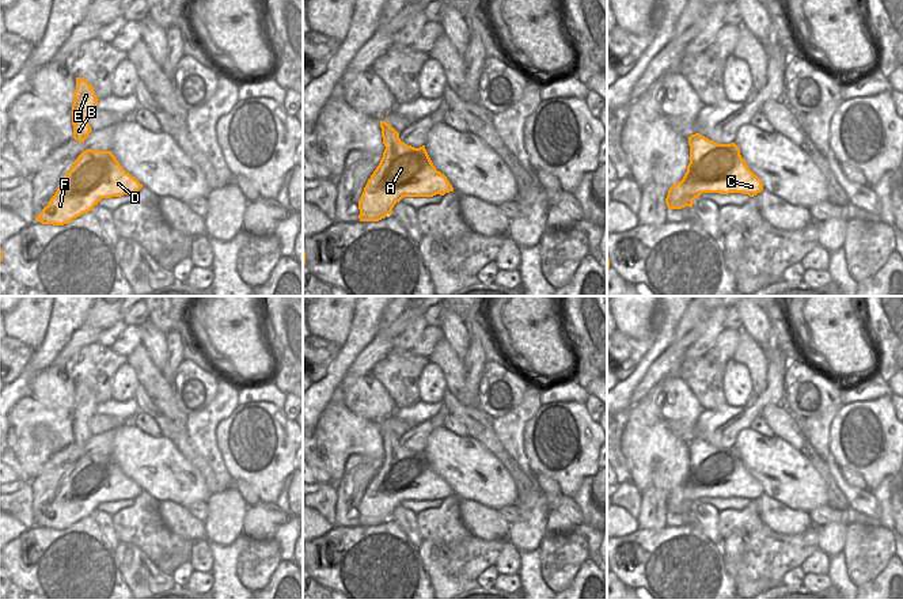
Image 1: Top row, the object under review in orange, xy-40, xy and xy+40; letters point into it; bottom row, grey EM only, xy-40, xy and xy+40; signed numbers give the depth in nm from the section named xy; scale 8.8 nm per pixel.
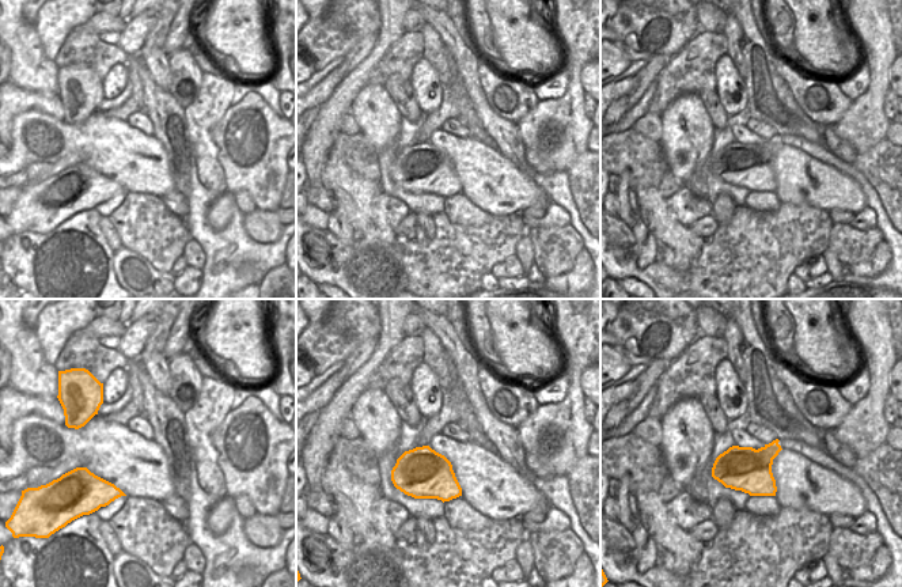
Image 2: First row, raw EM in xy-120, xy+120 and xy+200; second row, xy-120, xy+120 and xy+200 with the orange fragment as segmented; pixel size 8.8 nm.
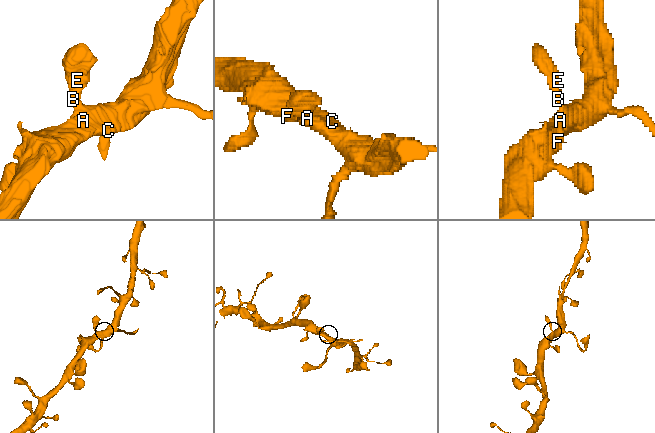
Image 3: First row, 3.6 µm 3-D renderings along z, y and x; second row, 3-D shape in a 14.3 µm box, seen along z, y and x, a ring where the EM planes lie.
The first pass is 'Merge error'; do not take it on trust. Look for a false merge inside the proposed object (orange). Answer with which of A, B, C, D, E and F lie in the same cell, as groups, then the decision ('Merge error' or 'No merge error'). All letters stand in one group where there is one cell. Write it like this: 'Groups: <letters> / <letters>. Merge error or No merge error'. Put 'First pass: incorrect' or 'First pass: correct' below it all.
Groups: A B C D E F. No merge error.
First pass: incorrect

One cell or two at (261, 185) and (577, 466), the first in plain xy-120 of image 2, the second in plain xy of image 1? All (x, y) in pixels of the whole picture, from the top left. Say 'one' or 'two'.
one

